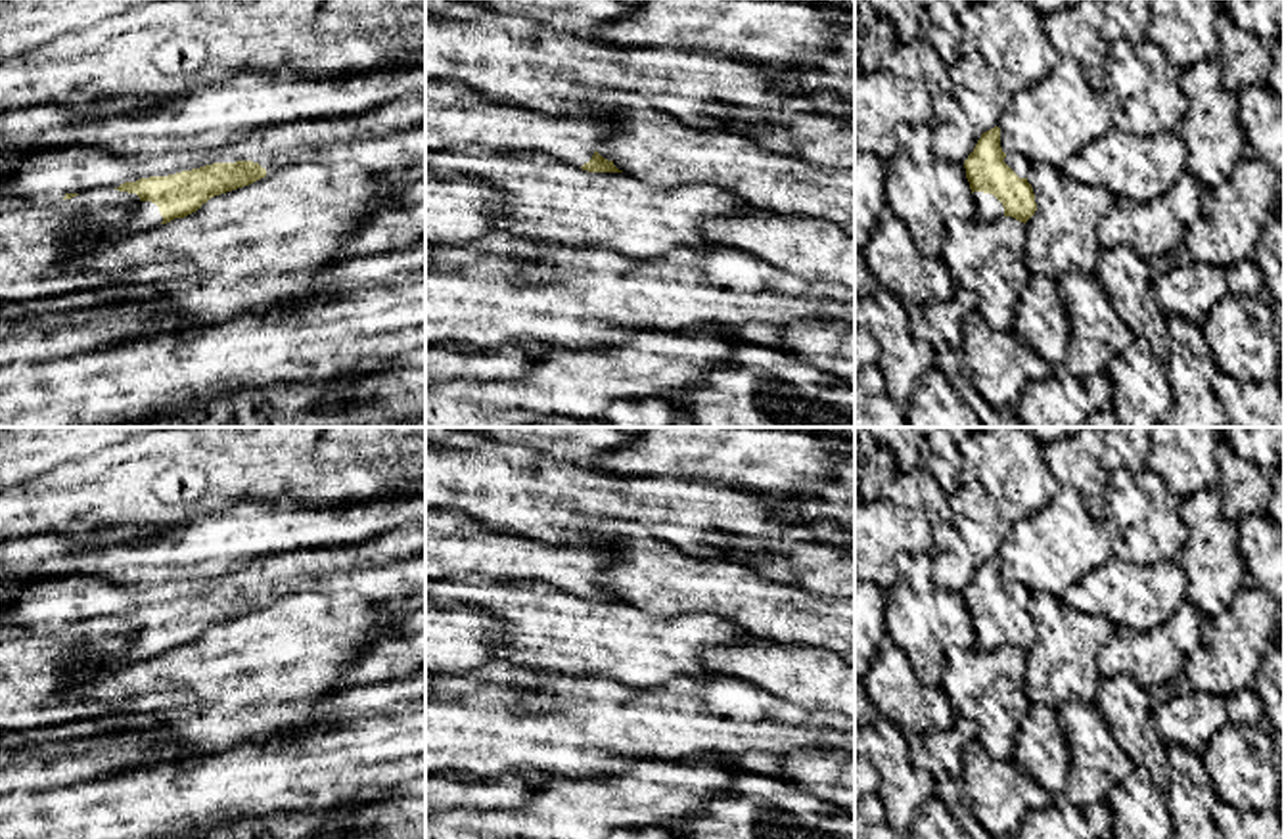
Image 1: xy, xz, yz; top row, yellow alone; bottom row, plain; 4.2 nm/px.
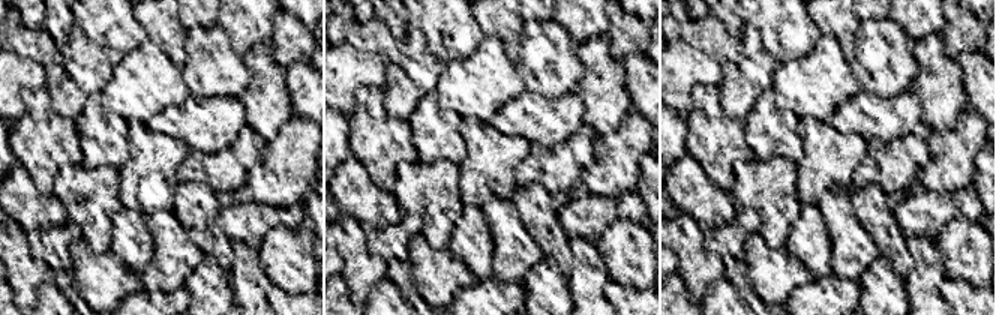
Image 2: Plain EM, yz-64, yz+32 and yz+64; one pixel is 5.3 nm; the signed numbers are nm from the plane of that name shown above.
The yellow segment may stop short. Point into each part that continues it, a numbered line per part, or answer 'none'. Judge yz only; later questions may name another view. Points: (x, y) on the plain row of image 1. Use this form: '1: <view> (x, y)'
1: yz (1016, 590)
2: yz (987, 636)

